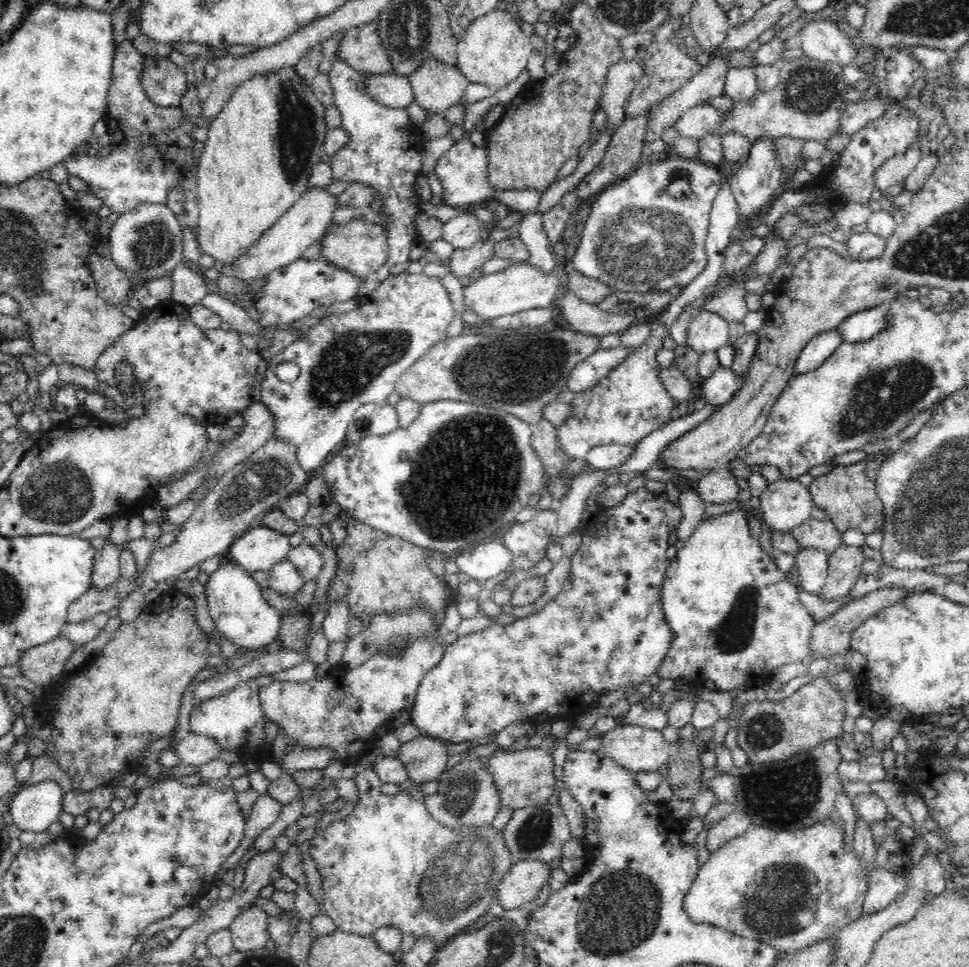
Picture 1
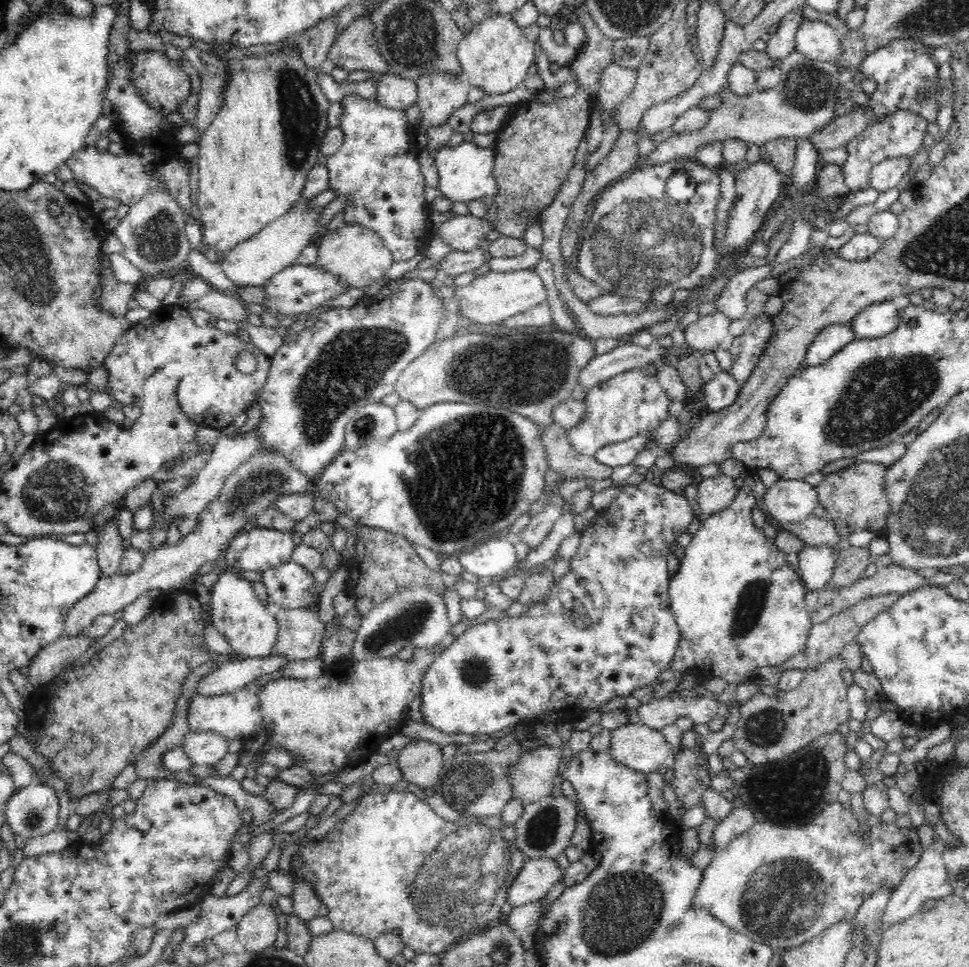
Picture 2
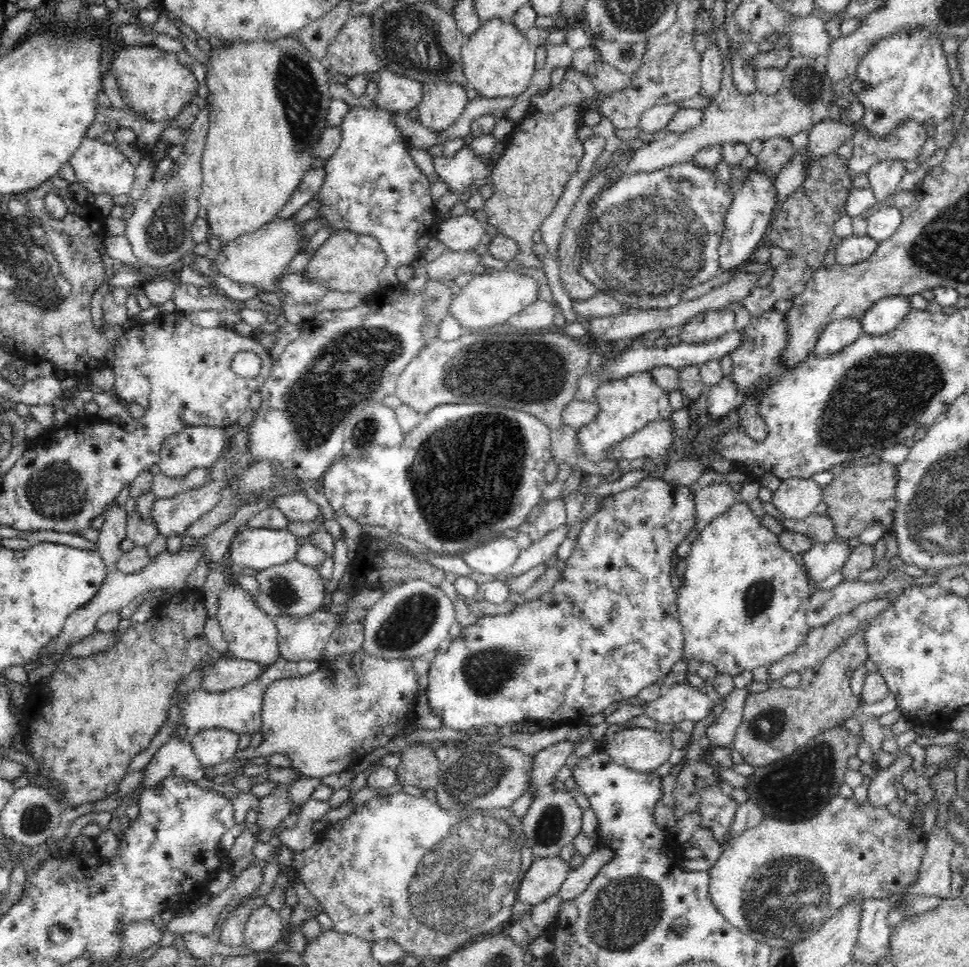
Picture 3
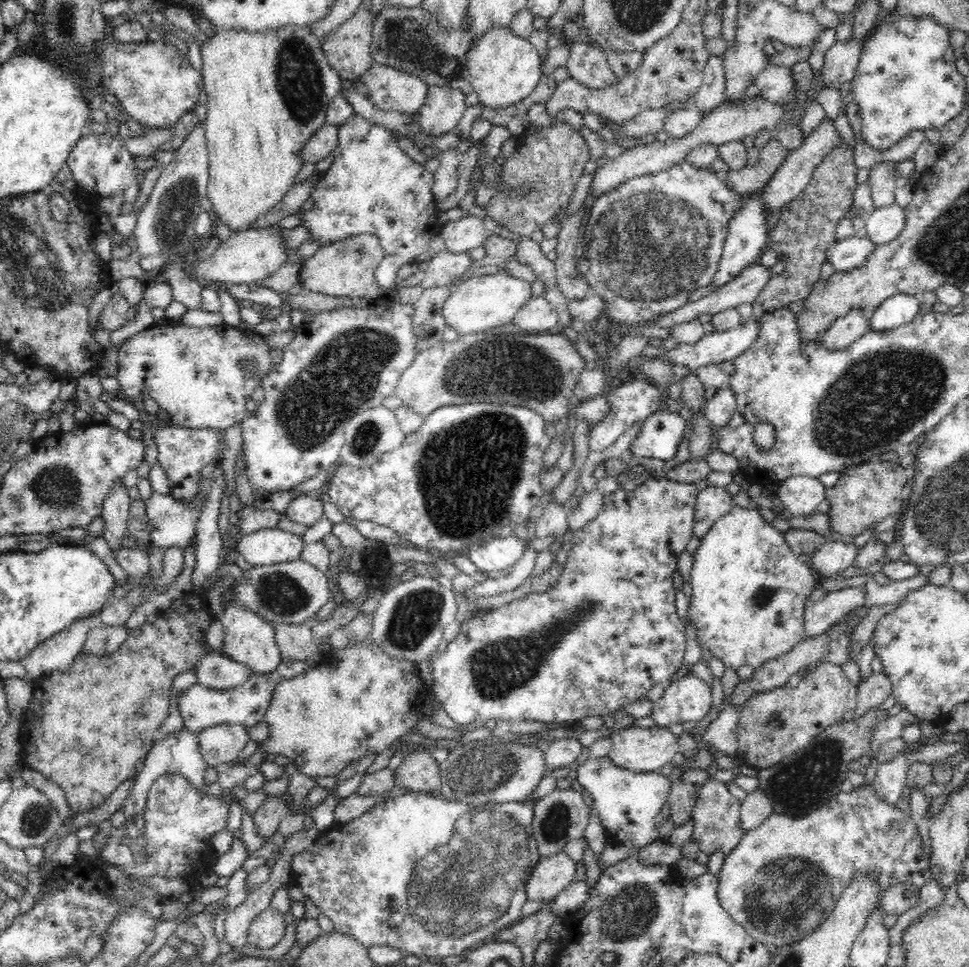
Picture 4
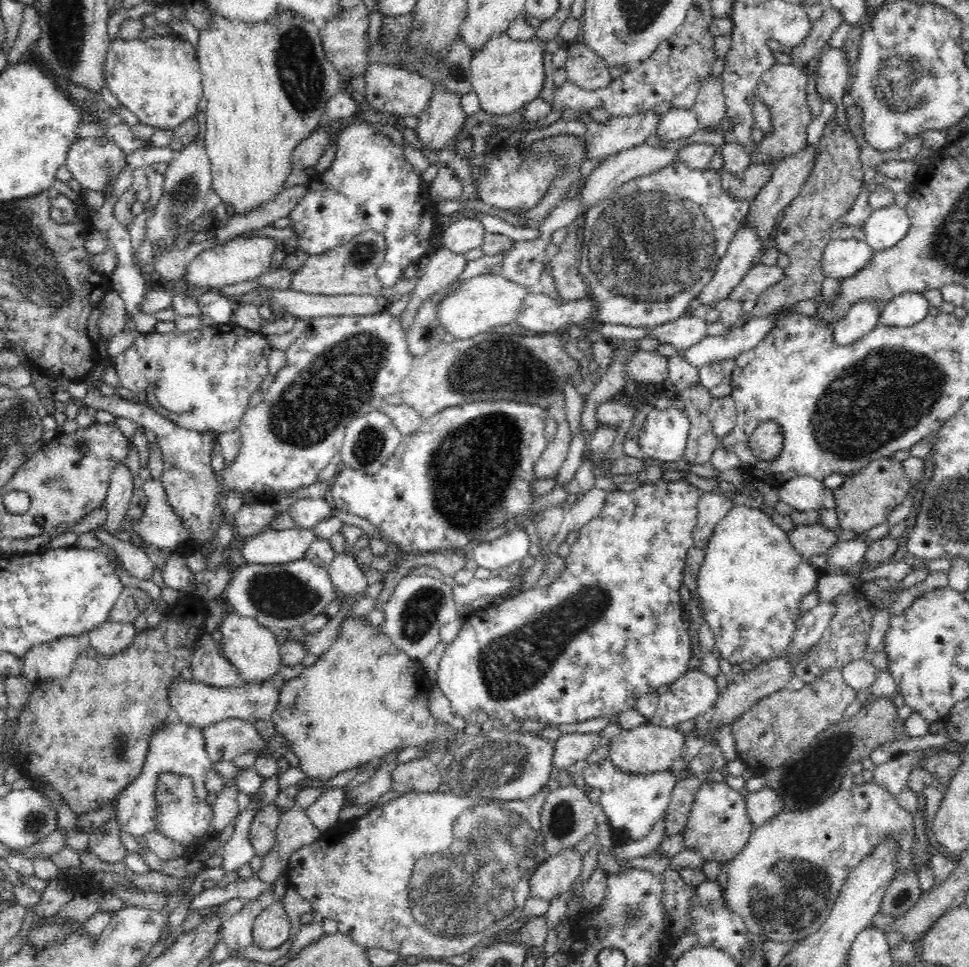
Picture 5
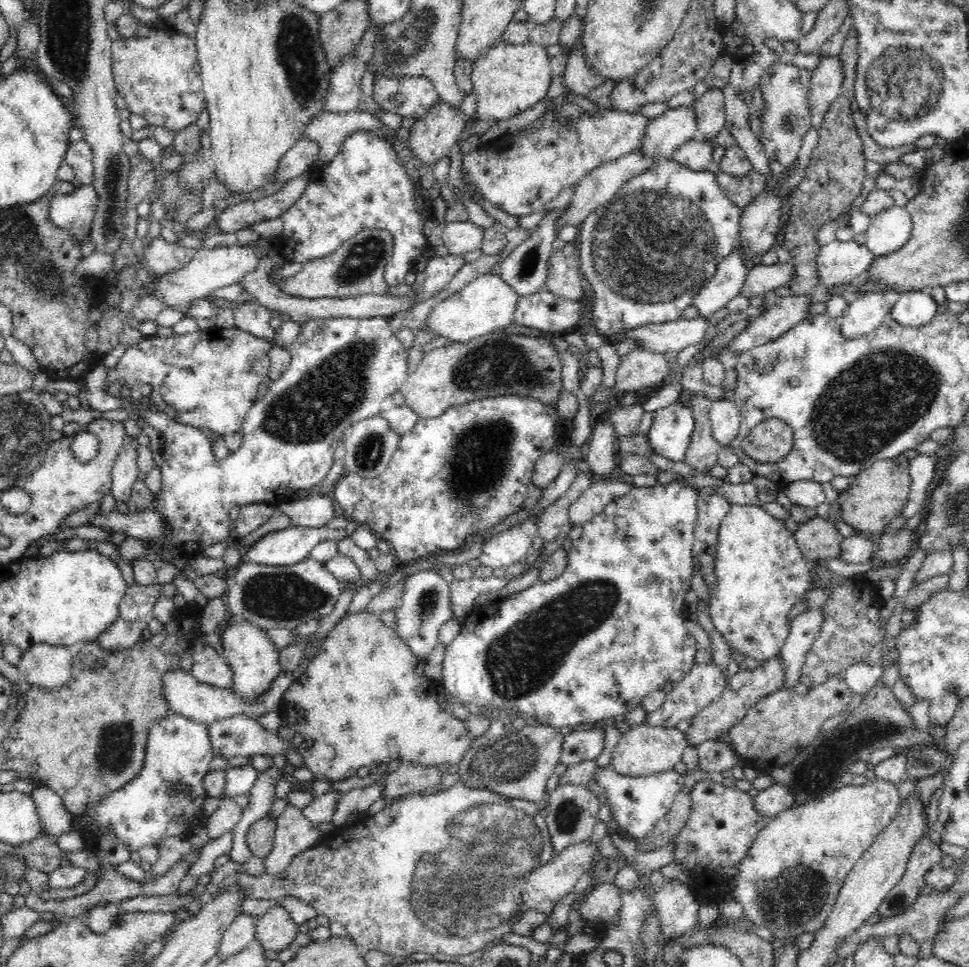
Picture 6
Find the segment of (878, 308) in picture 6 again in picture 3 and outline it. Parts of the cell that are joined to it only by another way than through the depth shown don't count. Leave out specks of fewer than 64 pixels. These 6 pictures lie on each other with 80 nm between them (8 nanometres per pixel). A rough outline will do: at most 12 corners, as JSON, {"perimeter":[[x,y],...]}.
{"perimeter":[[859,318],[831,322],[816,341],[815,356],[832,356],[862,334]]}

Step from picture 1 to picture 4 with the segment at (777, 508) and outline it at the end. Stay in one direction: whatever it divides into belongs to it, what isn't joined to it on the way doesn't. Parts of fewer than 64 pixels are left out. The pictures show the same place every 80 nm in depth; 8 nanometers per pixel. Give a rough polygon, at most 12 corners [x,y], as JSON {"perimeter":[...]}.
{"perimeter":[[818,478],[780,482],[776,495],[793,515],[817,511],[825,490]]}

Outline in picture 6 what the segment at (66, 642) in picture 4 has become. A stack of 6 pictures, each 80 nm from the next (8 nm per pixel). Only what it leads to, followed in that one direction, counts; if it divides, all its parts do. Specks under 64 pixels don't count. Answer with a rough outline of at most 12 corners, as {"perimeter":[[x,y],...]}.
{"perimeter":[[35,644],[23,653],[22,683],[65,686],[73,668],[64,646]]}

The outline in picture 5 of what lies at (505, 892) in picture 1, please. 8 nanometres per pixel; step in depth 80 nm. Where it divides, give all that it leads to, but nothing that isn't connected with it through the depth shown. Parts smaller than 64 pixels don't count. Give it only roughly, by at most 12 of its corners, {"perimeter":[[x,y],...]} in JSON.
{"perimeter":[[573,847],[549,855],[529,878],[548,901],[568,892],[582,872]]}

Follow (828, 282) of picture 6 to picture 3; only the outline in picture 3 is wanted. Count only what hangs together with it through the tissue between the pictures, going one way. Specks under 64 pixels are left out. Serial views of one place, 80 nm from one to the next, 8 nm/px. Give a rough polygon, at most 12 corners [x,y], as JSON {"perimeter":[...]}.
{"perimeter":[[858,231],[838,244],[836,264],[873,256],[879,243]]}

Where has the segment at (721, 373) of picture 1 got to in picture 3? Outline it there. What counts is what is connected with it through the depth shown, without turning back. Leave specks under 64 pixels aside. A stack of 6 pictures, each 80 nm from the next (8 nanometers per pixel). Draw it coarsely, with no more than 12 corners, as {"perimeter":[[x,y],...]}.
{"perimeter":[[728,375],[708,388],[707,412],[718,420],[740,401]]}

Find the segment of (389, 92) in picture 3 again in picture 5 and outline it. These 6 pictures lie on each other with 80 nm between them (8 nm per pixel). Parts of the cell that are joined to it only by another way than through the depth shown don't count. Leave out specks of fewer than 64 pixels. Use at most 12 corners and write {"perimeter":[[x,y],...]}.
{"perimeter":[[384,63],[365,70],[365,97],[400,119],[430,104],[431,80]]}

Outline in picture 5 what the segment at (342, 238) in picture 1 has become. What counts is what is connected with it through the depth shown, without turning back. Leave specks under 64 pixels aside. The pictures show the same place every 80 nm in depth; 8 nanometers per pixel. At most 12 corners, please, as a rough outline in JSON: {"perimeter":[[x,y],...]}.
{"perimeter":[[376,231],[309,256],[290,289],[383,294],[388,243]]}

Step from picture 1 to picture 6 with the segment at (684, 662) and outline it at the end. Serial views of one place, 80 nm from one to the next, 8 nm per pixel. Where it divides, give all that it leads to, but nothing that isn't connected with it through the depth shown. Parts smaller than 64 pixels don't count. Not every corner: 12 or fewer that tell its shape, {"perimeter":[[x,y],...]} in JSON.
{"perimeter":[[758,505],[719,526],[709,614],[732,659],[779,657],[814,586]]}

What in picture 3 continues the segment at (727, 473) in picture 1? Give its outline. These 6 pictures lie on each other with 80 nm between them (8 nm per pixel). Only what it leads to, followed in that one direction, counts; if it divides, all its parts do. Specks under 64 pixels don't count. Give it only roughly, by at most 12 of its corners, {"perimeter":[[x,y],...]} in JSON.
{"perimeter":[[729,482],[711,483],[695,492],[700,532],[725,513],[738,494]]}

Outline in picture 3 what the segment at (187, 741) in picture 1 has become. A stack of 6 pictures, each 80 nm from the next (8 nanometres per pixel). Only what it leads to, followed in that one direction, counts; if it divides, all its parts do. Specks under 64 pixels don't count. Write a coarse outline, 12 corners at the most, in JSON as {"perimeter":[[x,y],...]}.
{"perimeter":[[209,729],[192,738],[205,767],[230,760],[239,735]]}

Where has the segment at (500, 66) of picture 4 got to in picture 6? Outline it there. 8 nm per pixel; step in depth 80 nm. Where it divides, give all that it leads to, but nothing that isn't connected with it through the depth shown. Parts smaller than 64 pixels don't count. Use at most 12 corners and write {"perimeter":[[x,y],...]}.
{"perimeter":[[500,39],[473,62],[474,115],[509,120],[546,97],[542,45]]}

